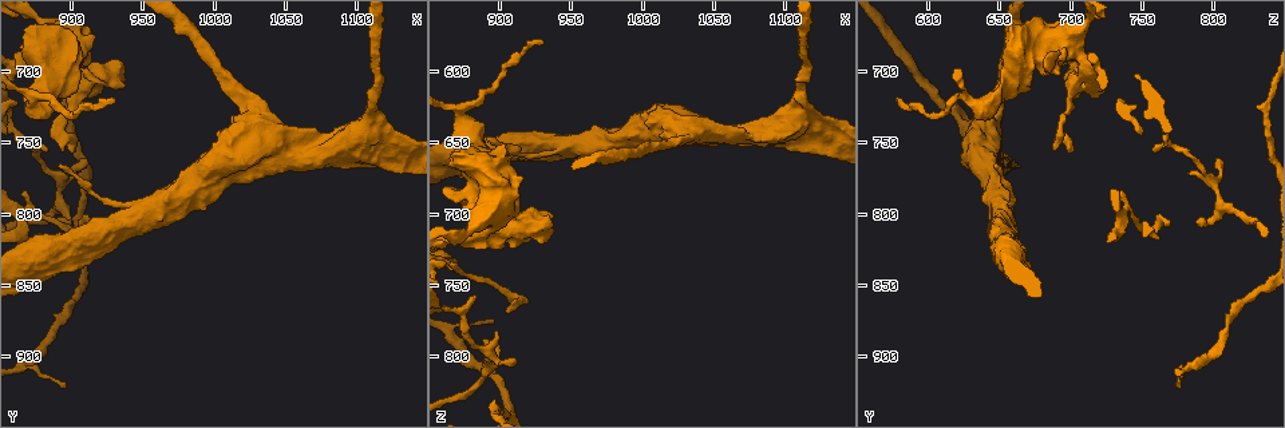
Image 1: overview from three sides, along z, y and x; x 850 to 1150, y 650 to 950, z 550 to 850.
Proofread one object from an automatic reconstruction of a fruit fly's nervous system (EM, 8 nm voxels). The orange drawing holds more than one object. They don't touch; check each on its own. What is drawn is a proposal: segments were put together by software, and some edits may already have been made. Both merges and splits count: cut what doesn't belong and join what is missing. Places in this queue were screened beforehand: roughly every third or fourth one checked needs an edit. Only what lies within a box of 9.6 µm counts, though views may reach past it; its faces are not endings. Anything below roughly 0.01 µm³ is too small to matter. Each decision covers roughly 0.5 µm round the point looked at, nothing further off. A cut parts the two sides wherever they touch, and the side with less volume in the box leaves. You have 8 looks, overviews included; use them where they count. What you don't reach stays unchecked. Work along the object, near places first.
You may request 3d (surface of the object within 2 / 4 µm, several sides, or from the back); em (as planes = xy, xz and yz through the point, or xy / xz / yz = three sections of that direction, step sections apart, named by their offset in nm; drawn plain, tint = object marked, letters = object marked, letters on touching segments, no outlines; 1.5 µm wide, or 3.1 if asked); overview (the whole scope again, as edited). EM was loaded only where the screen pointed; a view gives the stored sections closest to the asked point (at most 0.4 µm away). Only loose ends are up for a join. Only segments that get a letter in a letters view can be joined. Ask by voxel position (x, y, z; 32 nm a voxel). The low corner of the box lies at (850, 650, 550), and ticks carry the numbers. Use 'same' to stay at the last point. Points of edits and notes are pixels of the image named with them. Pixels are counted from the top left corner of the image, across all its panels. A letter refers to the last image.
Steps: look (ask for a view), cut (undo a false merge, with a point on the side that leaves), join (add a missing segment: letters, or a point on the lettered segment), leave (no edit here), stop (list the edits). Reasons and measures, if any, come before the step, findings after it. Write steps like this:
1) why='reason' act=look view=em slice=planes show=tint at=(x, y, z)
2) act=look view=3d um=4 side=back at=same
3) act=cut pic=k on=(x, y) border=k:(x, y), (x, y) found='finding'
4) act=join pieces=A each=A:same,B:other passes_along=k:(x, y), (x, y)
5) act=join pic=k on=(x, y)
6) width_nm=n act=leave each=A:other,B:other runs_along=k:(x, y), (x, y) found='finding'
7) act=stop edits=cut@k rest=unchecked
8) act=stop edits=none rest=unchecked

why='free end' act=look view=em slice=xz step=8 show=plain at=(892, 768, 648)

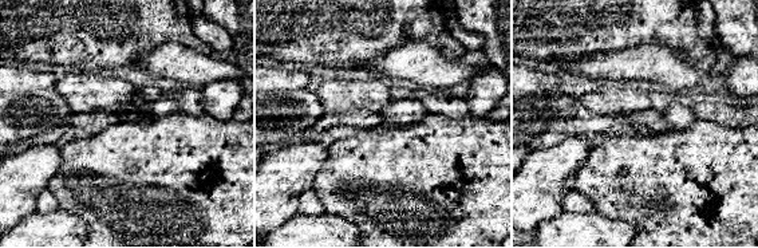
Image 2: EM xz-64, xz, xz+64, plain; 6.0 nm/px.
why='where the object lies' act=look view=em slice=xz step=8 show=tint at=same

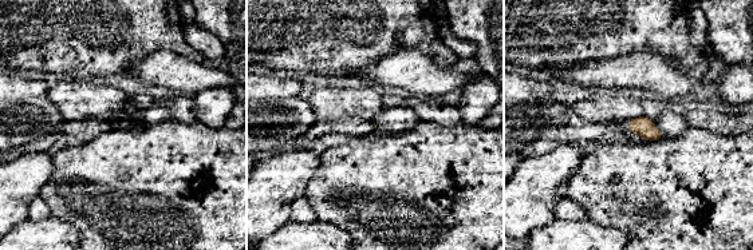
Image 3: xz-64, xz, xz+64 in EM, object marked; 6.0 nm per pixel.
why='what lies round it' act=look view=em slice=xz step=8 show=letters at=same

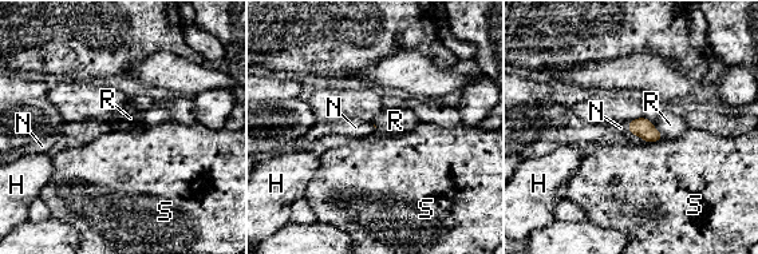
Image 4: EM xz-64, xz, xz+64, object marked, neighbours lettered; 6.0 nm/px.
act=join pieces=N each=H:other,N:same,R:other,S:other passes_along=4:(642, 126), (627, 126), (620, 127) found='it goes on there'

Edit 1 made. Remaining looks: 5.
act=look view=overview

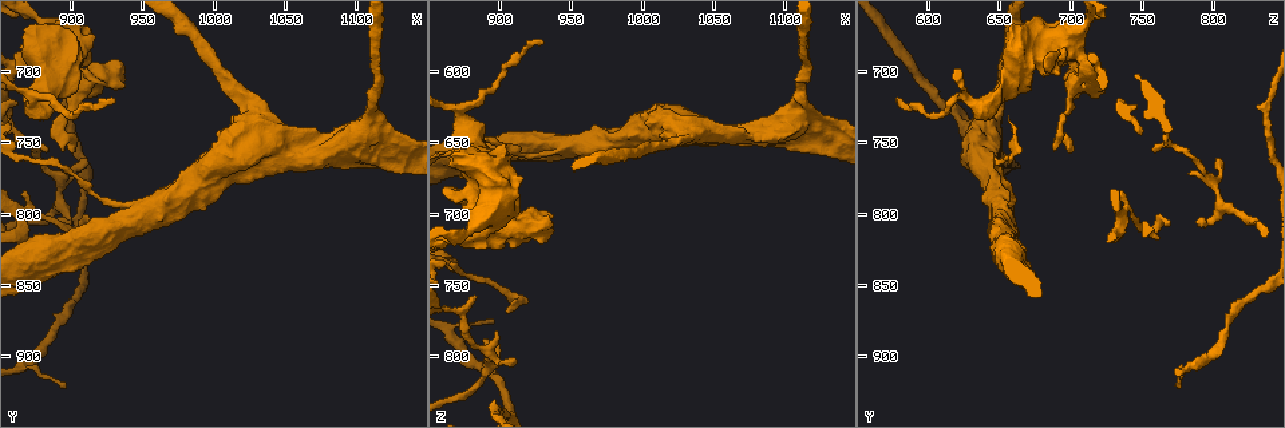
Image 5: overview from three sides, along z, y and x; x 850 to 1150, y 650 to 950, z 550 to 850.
why='free end' act=look view=em slice=planes show=letters at=(928, 718, 582)

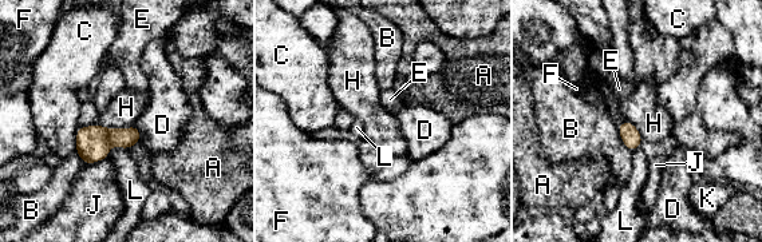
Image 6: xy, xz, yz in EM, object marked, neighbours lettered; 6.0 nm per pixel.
longest_contact=H:240nm act=leave each=A:other,B:other,C:other,D:other,E:other,F:other,H:other,J:other,K:other,L:other border=6:(97, 123), (110, 129), (135, 126) found='no lettered segment goes on from it'

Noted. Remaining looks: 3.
act=stop edits=join@4 rest=unchecked

